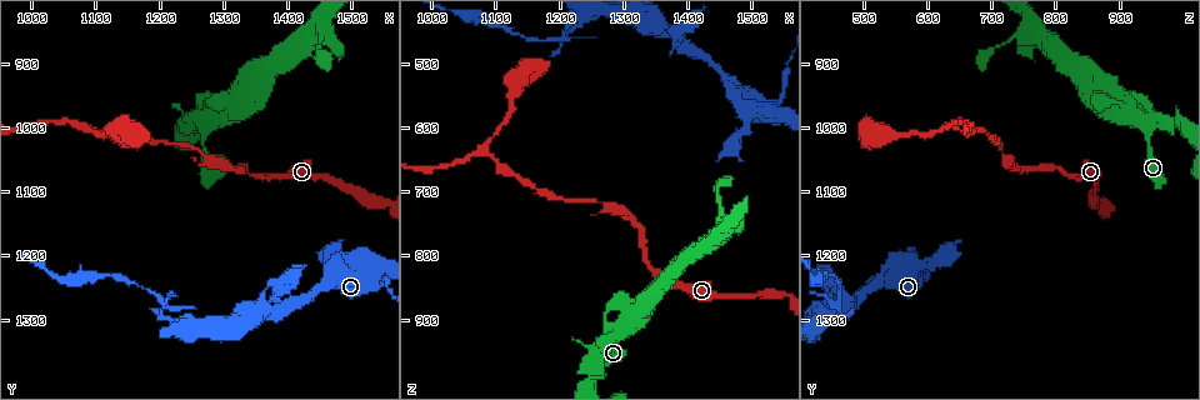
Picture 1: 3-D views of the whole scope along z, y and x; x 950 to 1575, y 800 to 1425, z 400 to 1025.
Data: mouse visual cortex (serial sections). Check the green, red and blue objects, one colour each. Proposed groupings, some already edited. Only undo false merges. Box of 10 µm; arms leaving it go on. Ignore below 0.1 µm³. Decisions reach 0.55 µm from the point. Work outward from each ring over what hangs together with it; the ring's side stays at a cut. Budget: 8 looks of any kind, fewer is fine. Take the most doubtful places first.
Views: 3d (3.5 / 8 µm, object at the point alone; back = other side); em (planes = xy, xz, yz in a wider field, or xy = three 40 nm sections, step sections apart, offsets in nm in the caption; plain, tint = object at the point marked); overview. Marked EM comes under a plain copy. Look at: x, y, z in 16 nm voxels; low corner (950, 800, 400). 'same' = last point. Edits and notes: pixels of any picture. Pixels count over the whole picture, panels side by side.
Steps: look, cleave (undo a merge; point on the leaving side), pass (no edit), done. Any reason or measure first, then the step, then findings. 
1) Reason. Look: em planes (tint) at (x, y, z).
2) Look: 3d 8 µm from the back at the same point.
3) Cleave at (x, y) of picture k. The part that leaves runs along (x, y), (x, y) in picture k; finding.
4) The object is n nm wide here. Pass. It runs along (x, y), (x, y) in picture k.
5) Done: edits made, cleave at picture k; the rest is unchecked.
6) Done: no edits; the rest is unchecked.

Abrupt turn. Look: 3d 3.5 µm from the back at (1180, 1250, 465).

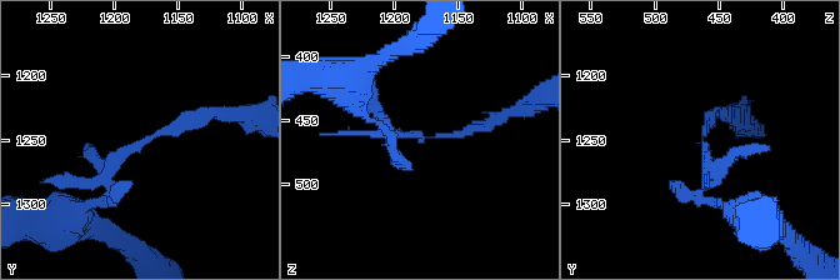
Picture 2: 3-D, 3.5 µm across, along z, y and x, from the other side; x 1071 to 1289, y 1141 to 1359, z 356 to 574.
The arms are 150, 150 nm wide. Look: em xy step 1 (tint) at (1178, 1254, 462).

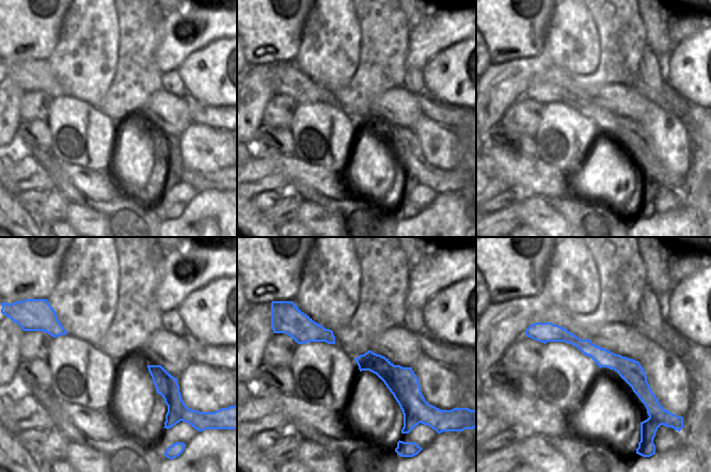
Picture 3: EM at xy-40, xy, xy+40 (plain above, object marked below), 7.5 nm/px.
Pass. It runs along (109, 199), (121, 153), (213, 110) in picture 2; continuous, no second cell.

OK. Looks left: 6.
Branch point. Look: 3d 3.5 µm at (1270, 995, 945).

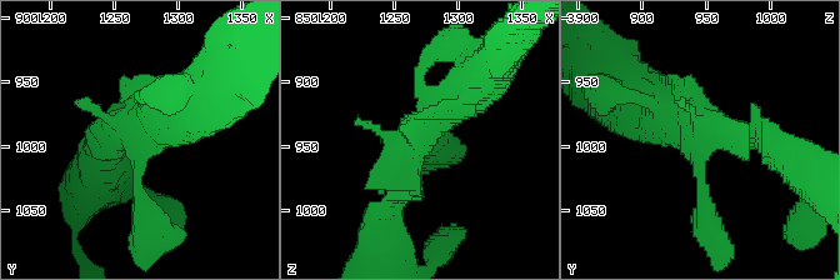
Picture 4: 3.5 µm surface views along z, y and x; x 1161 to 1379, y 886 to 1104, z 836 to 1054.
Shape alone is not enough. Look: em xy step 3 (tint) at (1270, 996, 940).

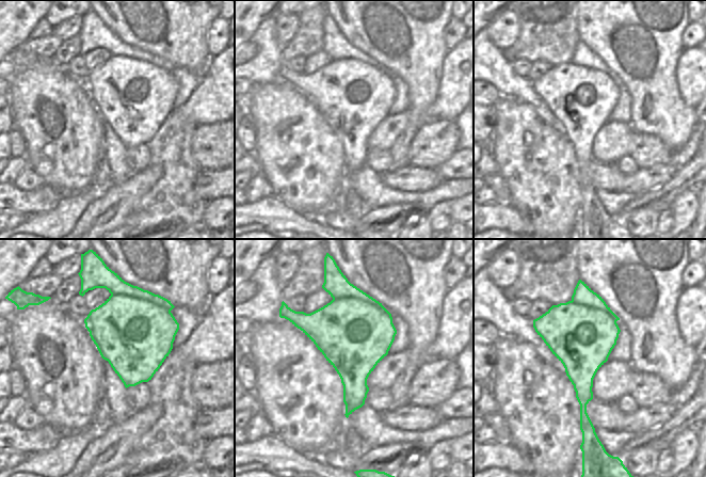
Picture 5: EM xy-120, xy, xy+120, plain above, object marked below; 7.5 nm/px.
Pass. It runs along (708, 223), (695, 134), (646, 103) in picture 4; continuous, no second cell.

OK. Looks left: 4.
Calibre changes. Look: 3d 3.5 µm at (1255, 1035, 715).

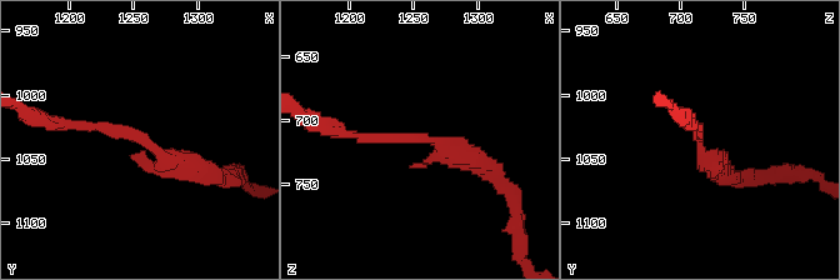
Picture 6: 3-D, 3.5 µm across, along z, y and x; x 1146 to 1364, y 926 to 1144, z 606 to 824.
The arms are 150, 300 nm wide. Look: em planes (tint) at (1252, 1032, 714).

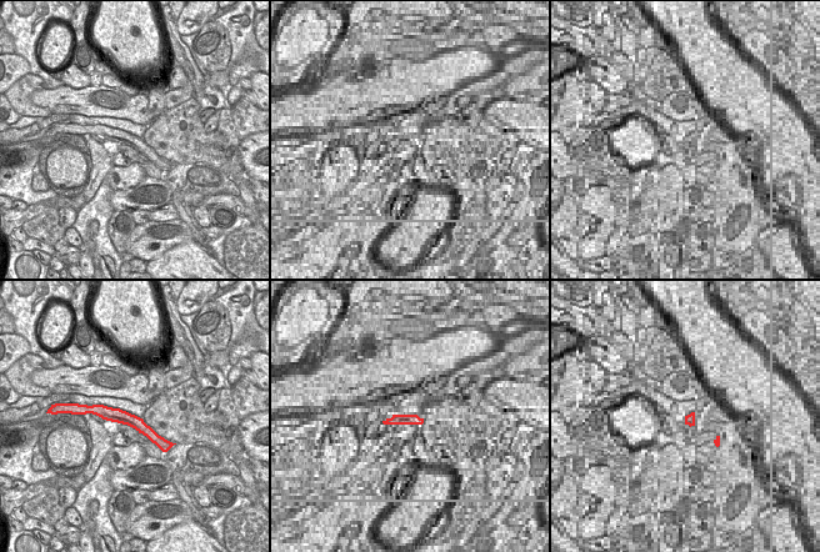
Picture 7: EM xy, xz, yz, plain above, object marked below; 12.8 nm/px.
Another direction. Look: em xy step 3 (tint) at the same point.

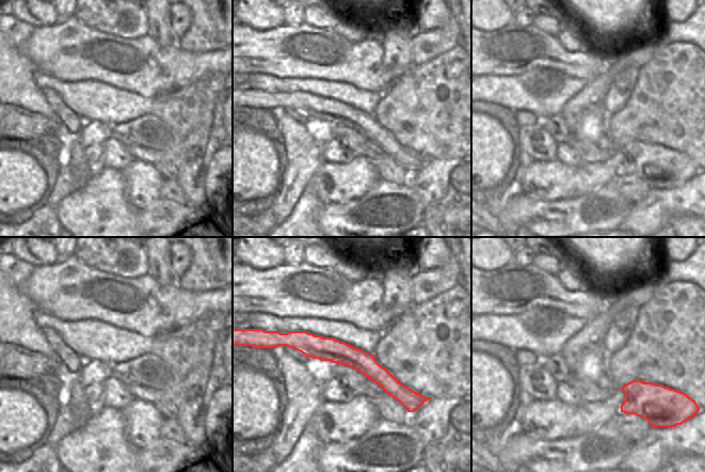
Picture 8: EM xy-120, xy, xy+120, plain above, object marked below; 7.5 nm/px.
Pass. It runs along (283, 343), (348, 355), (412, 393) in picture 8; all the same cell.

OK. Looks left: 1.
Done: no edits; the rest is unchecked.

